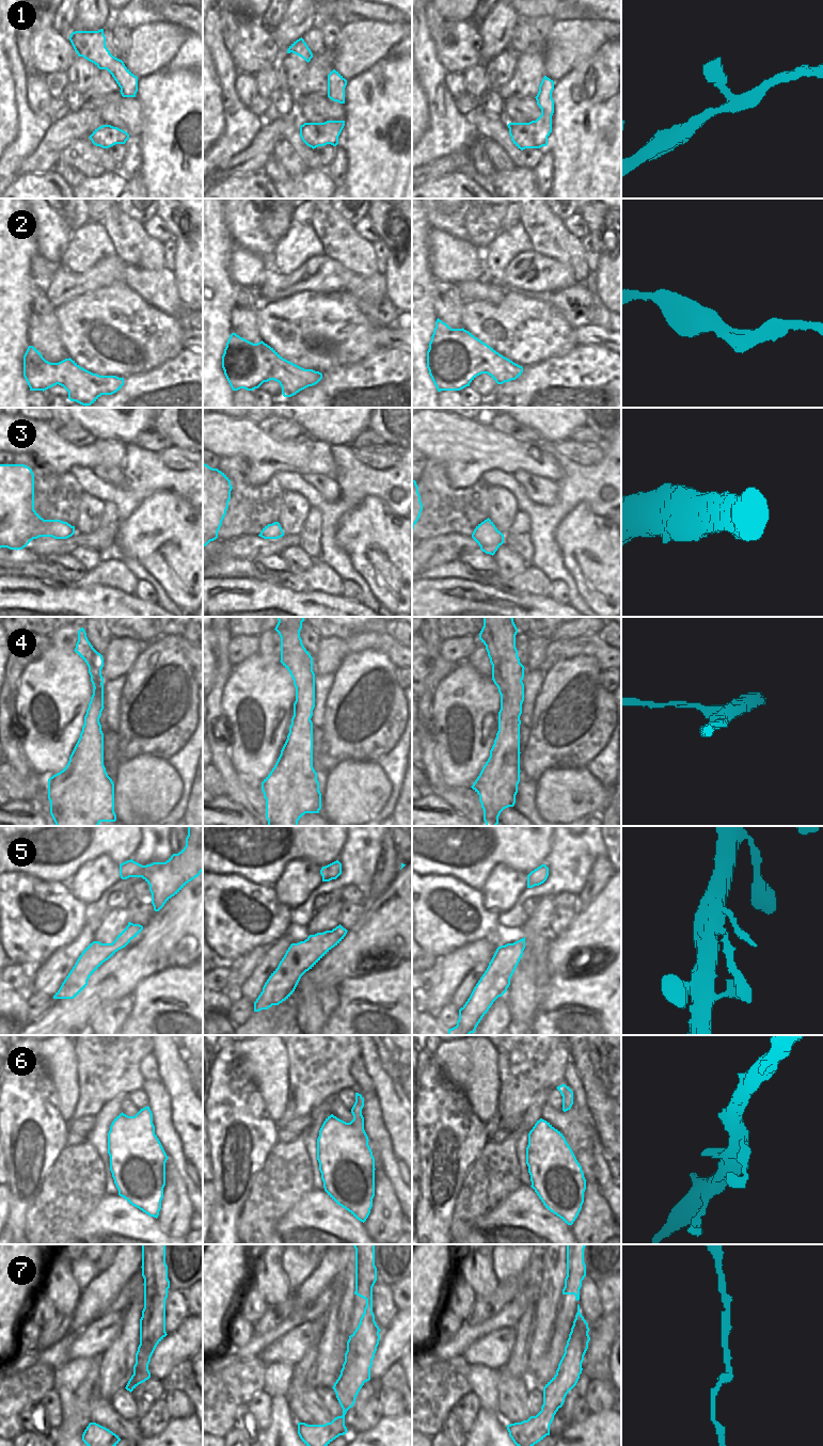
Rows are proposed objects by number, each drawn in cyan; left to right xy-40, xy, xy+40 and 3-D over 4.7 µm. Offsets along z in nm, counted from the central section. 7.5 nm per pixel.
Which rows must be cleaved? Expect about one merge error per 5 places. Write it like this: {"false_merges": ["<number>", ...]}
{"false_merges": []}

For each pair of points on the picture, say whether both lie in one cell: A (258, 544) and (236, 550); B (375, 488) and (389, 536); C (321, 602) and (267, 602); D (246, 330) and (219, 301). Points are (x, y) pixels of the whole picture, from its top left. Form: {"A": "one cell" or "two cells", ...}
{"A": "one cell", "B": "two cells", "C": "one cell", "D": "two cells"}

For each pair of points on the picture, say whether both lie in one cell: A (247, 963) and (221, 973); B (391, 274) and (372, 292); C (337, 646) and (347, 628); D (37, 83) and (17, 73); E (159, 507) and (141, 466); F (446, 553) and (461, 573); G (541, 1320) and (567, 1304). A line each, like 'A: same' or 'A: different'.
A: different
B: different
C: different
D: different
E: different
F: different
G: different

